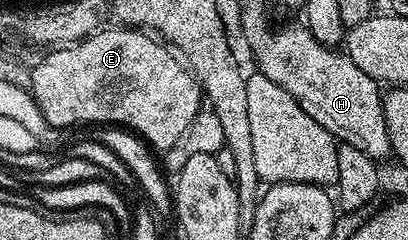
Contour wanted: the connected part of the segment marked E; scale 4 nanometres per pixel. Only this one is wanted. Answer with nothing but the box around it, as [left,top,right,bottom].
[31,25,203,153]

